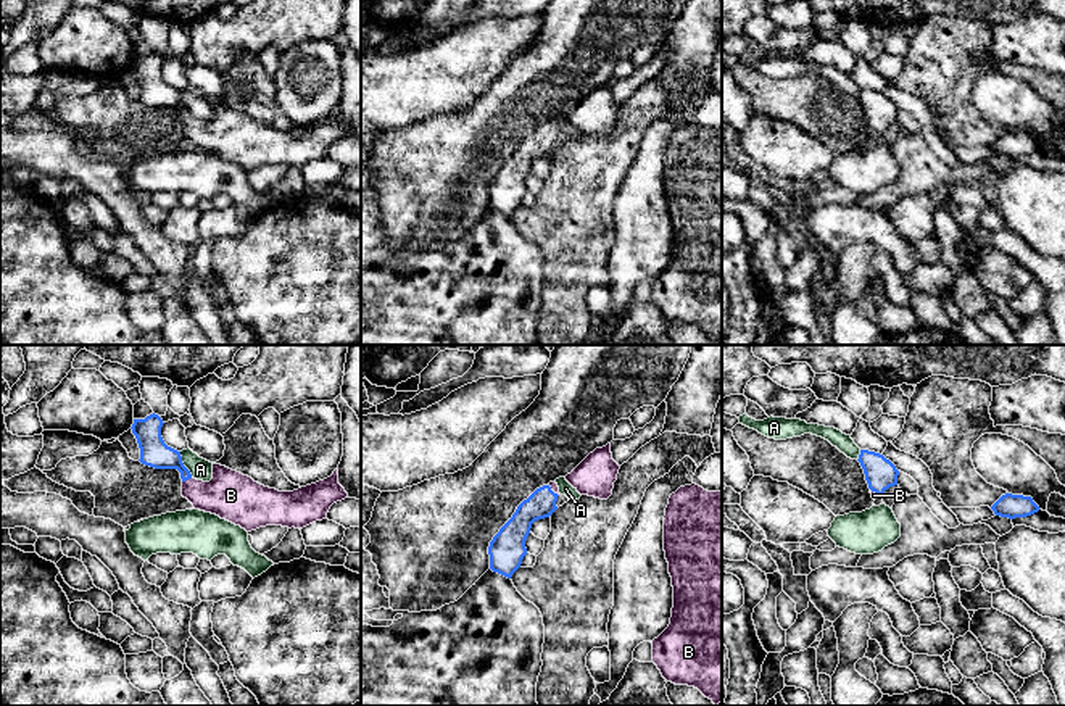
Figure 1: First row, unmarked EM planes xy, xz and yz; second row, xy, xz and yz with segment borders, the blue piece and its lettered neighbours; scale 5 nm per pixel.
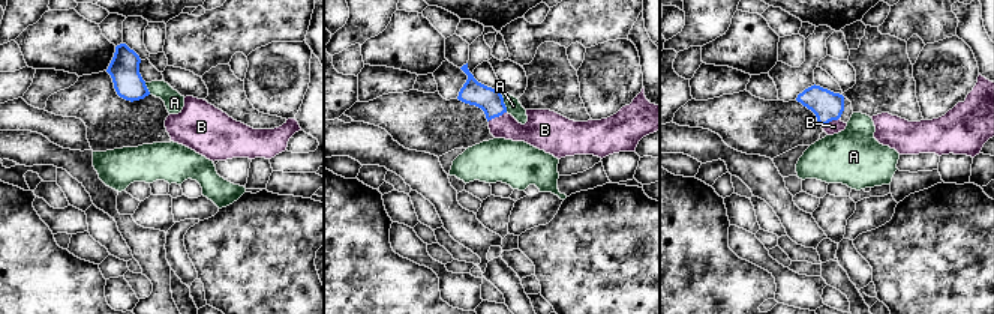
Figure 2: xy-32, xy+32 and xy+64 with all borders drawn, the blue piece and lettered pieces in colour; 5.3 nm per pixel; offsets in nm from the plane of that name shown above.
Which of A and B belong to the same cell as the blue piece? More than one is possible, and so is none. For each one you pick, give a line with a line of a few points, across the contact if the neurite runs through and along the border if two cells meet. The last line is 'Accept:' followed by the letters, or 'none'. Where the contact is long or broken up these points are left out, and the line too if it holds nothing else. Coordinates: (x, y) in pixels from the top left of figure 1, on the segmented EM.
B: xy (153, 452), (171, 458), (187, 479), (203, 495), (231, 495)
Accept: B

